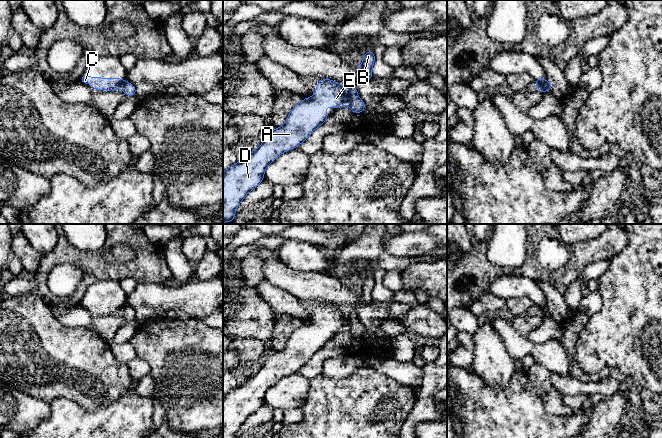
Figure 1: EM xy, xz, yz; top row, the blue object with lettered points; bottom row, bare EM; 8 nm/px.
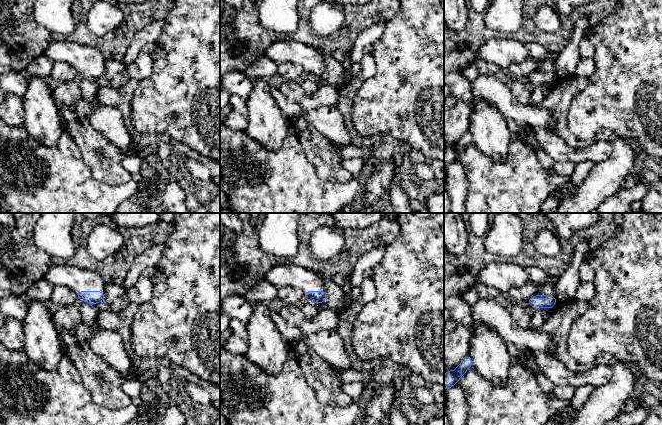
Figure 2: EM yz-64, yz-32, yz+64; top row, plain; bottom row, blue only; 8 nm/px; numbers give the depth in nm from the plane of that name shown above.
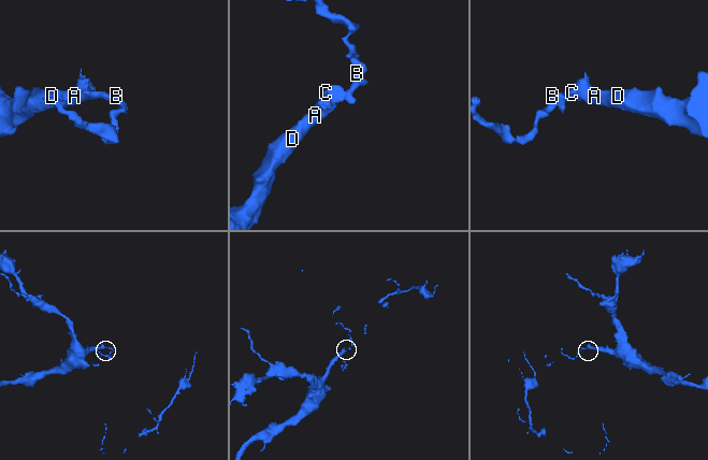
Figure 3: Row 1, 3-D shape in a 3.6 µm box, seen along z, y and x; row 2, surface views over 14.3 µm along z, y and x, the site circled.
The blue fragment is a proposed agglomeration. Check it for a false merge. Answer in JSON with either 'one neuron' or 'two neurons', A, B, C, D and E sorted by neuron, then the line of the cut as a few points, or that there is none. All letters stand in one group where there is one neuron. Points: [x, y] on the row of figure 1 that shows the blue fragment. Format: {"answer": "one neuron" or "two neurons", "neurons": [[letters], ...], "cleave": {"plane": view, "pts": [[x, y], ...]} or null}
{"answer": "two neurons", "neurons": [["A", "C", "D", "E"], ["B"]], "cleave": {"plane": "xz", "pts": [[344, 88], [347, 99]]}}

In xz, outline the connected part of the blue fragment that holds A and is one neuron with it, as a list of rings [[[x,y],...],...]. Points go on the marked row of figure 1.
[[[330,79],[317,82],[319,85],[313,97],[310,96],[298,103],[281,127],[275,128],[257,149],[223,172],[223,223],[234,220],[237,207],[245,196],[264,180],[265,169],[271,162],[283,152],[298,148],[316,128],[326,121],[330,116],[326,113],[326,106],[338,109],[346,105],[346,89],[343,85]]]

